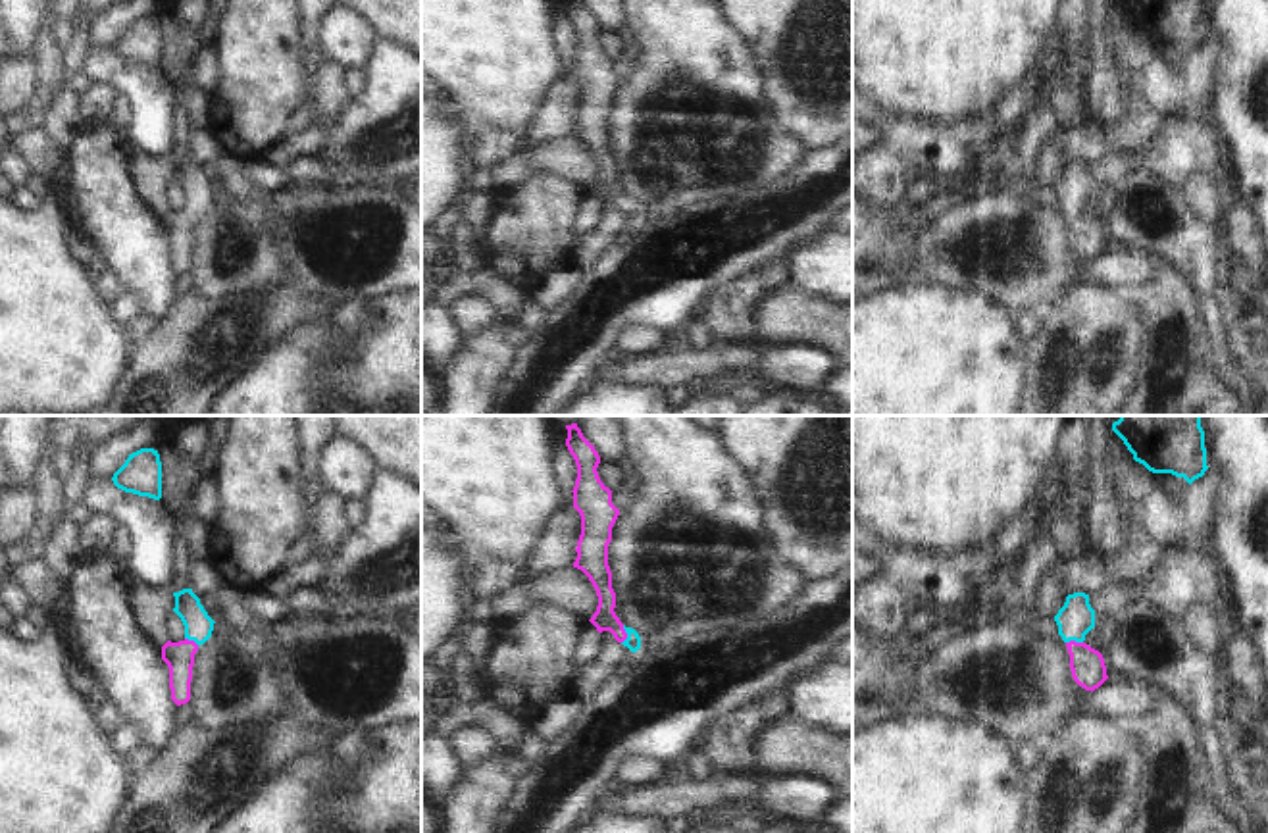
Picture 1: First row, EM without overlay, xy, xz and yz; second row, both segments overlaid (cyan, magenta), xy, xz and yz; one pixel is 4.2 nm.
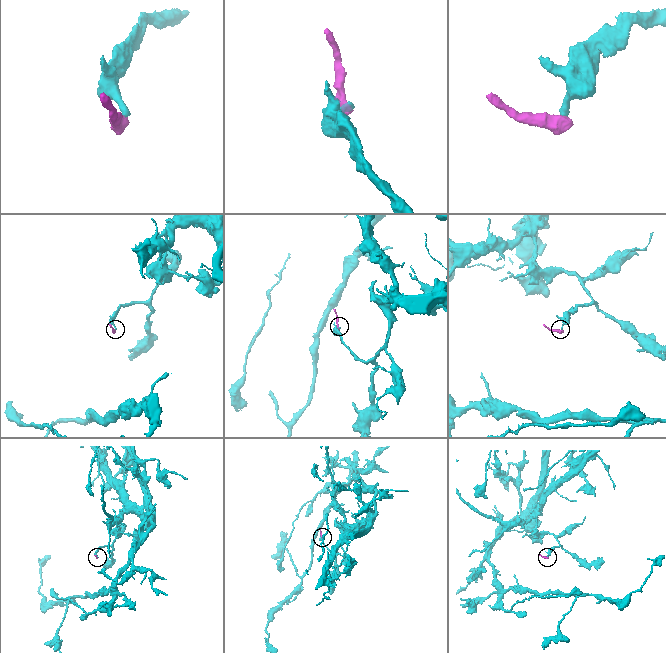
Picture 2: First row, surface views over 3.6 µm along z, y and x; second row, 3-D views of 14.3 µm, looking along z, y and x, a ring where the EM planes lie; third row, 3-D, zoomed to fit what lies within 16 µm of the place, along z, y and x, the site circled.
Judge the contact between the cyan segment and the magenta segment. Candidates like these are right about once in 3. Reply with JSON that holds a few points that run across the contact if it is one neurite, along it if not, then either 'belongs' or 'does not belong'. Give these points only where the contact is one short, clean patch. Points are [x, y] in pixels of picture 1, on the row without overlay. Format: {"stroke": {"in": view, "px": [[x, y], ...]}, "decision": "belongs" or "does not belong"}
{"stroke": {"in": "xz", "px": [[634, 210], [628, 204], [605, 187]]}, "decision": "belongs"}

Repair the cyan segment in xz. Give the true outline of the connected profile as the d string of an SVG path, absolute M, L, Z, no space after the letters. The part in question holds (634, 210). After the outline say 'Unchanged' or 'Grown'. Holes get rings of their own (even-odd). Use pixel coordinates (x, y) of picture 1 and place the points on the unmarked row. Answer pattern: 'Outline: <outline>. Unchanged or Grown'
Outline: M568 0L566 15L575 29L577 48L573 56L573 77L581 85L581 104L573 137L581 139L593 152L598 175L589 189L598 202L610 200L618 212L631 221L641 217L641 206L625 196L616 185L616 162L608 135L608 114L620 79L612 73L612 60L598 46L600 25L581 0Z. Grown

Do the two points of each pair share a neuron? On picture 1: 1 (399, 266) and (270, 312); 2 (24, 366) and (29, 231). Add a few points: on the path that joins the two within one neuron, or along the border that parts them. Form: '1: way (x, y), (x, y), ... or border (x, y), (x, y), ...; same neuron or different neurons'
1: border (291, 279), (333, 306); different neurons
2: way (24, 333), (24, 264); same neuron

